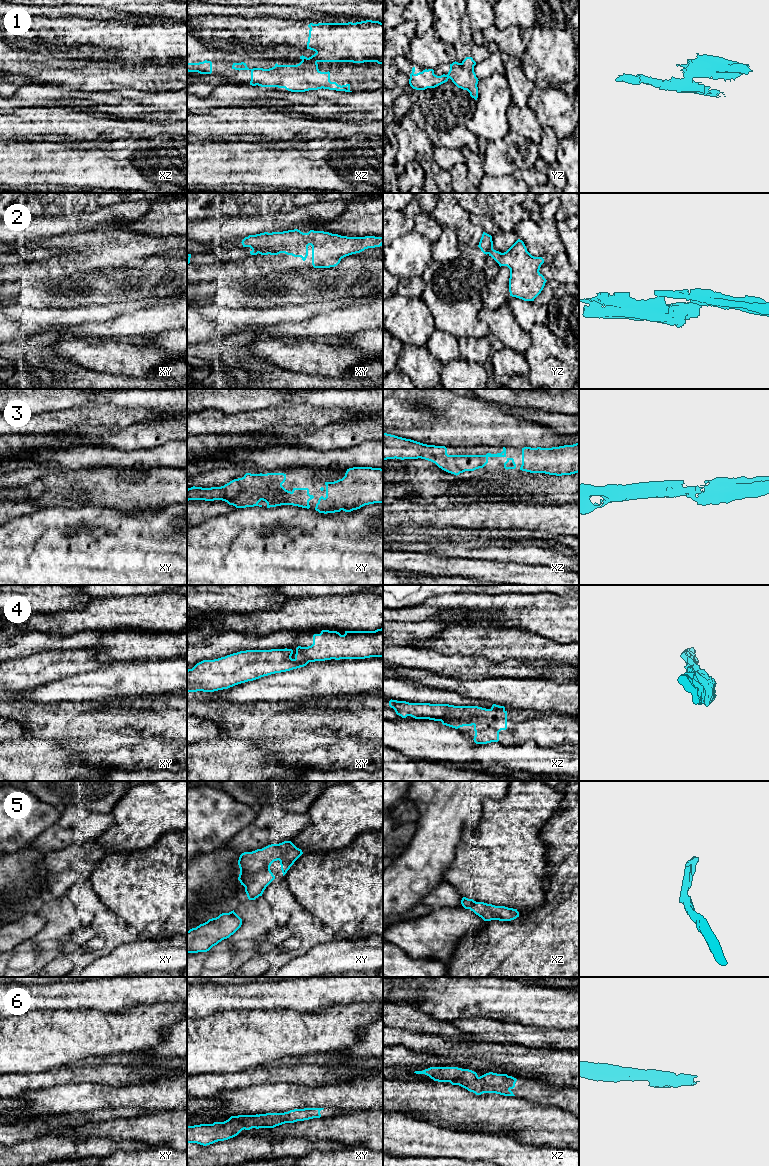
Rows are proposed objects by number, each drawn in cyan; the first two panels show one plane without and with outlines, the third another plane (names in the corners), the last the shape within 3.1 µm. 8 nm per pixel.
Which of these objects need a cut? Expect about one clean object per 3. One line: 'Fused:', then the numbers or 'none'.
Fused: 1, 2, 4

